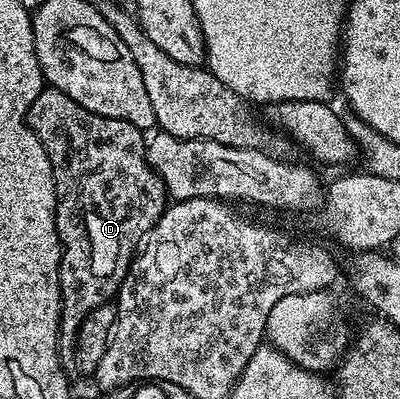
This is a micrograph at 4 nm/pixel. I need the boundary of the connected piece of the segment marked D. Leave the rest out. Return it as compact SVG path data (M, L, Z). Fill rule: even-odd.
M48 85L42 86L39 97L35 97L35 101L31 101L27 122L29 128L35 133L35 137L39 137L39 141L51 161L53 180L57 186L57 235L61 239L61 316L59 317L57 348L62 369L65 370L66 375L73 377L77 375L75 345L79 337L79 327L83 325L83 317L87 317L87 313L91 313L91 309L99 309L99 305L110 302L116 296L121 282L125 280L125 274L129 271L129 266L133 264L133 256L137 254L141 244L144 243L149 230L157 224L159 217L165 212L167 192L165 182L153 172L153 166L149 163L146 132L141 131L135 125L131 125L127 121L103 117L99 113L91 113L91 109L83 109L83 105L79 105L79 101L71 101L71 97L67 97L67 93Z

